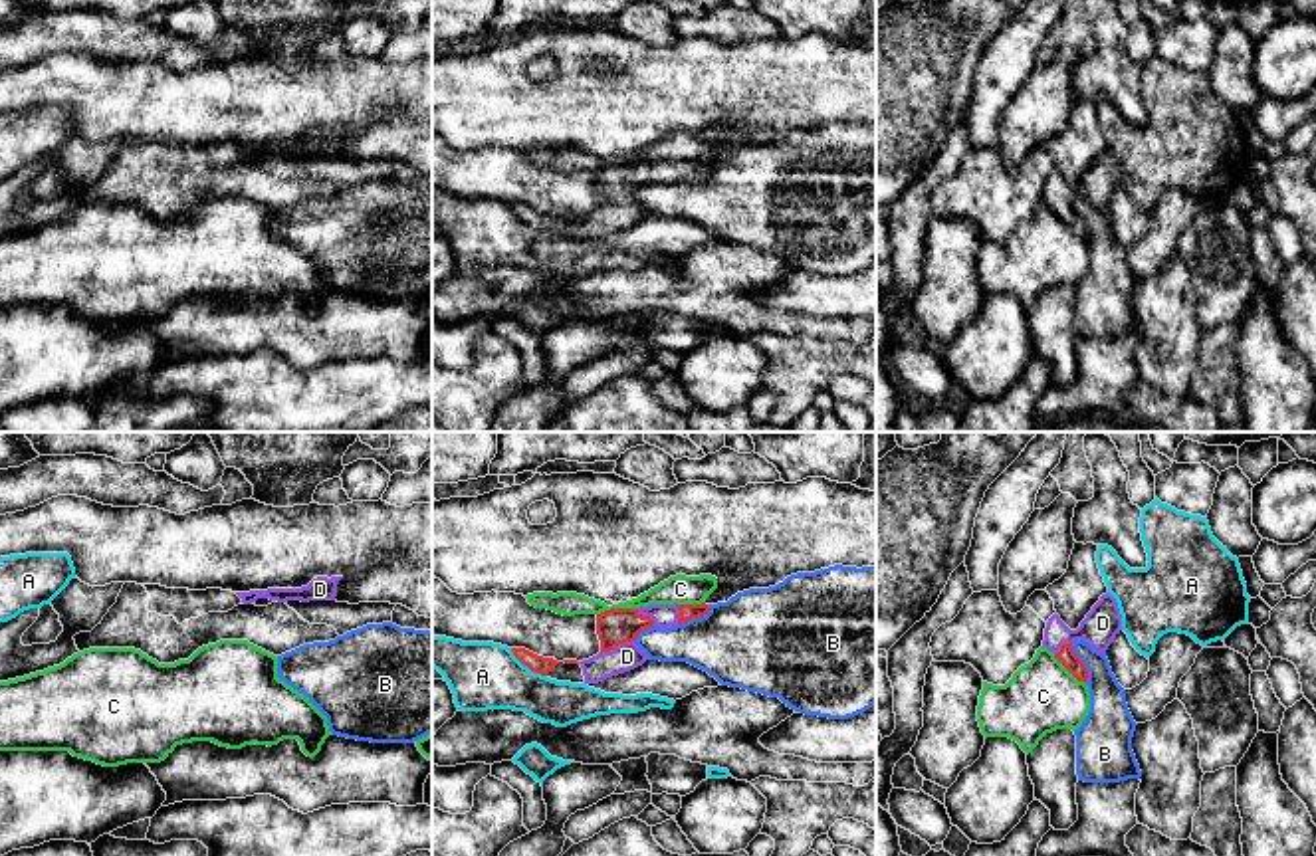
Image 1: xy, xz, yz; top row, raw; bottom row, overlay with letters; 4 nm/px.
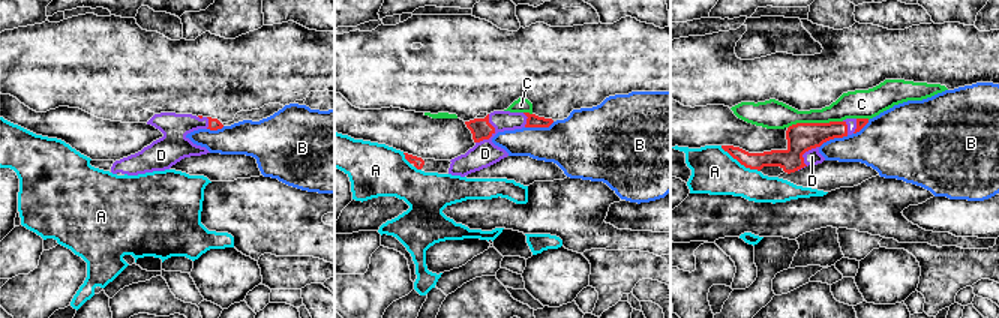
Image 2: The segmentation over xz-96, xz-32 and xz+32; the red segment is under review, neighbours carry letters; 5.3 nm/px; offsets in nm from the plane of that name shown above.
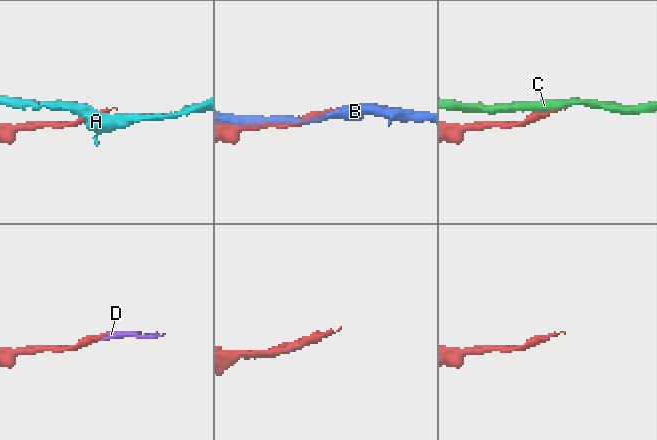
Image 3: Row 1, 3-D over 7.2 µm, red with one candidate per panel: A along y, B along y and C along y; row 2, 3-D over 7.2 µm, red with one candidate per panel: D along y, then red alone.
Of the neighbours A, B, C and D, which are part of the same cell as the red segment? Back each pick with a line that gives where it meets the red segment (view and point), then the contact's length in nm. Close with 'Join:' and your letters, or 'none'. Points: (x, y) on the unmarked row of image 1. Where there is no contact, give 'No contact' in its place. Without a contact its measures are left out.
D: Touches red at xz (617, 201). Shared border 140 nm
Join: D

